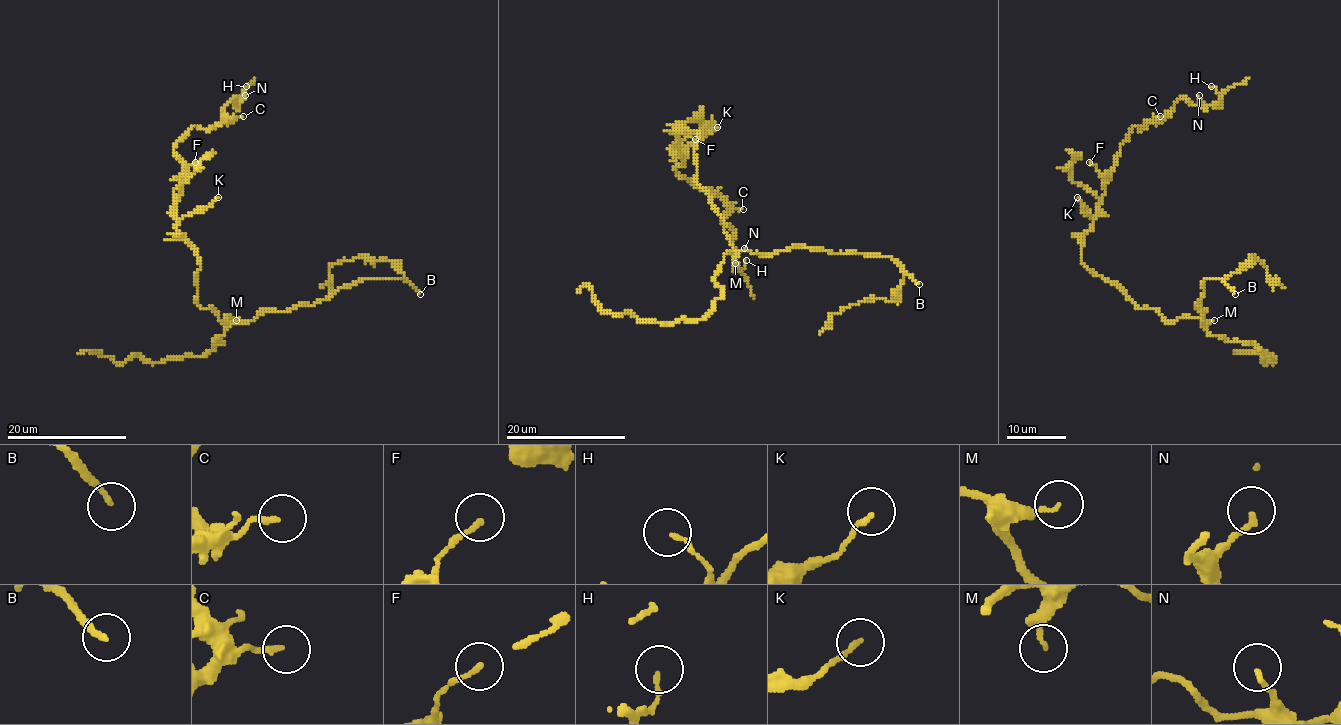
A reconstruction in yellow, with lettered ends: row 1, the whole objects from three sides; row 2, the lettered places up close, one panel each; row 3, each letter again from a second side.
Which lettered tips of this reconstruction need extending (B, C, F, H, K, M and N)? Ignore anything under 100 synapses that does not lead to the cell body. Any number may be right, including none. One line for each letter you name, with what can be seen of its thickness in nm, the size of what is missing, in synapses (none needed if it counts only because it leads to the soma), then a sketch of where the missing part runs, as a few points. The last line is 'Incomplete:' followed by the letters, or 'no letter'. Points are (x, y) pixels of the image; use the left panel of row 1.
B: 200 nm | 120 syn
Incomplete: B

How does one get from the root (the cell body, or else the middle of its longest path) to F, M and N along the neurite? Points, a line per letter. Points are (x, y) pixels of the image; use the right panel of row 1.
F: (1136, 305), (1082, 261), (1080, 239), (1092, 227), (1104, 192), (1104, 177), (1089, 162)
M: (1136, 305), (1154, 308), (1169, 323), (1184, 317), (1196, 317), (1203, 321), (1214, 320)
N: (1136, 305), (1083, 264), (1080, 239), (1128, 133), (1163, 121), (1181, 97), (1199, 104), (1199, 95)

